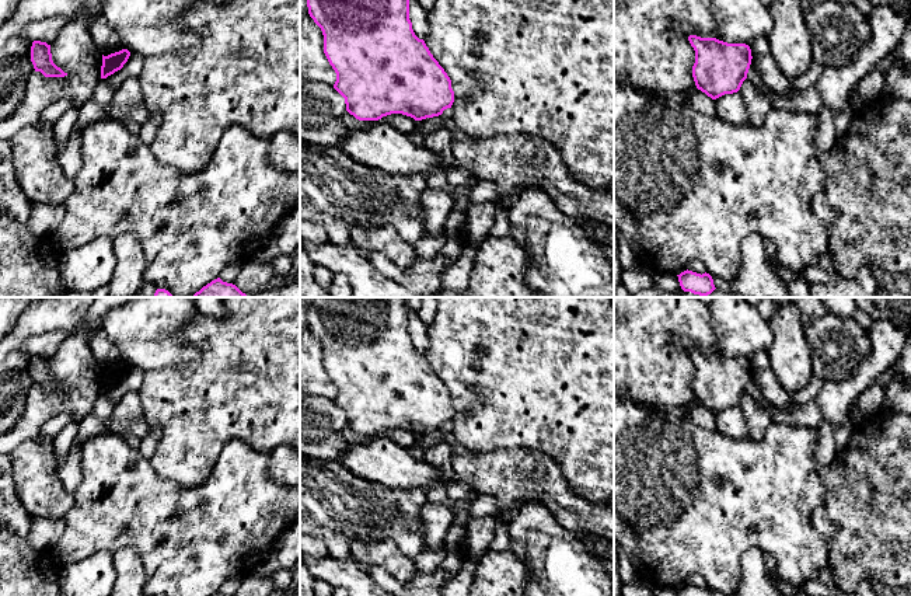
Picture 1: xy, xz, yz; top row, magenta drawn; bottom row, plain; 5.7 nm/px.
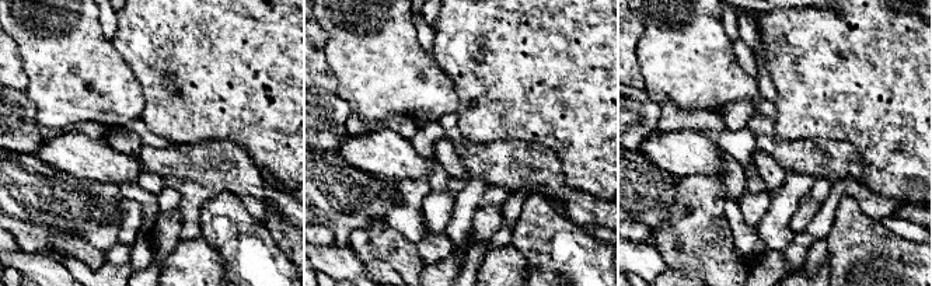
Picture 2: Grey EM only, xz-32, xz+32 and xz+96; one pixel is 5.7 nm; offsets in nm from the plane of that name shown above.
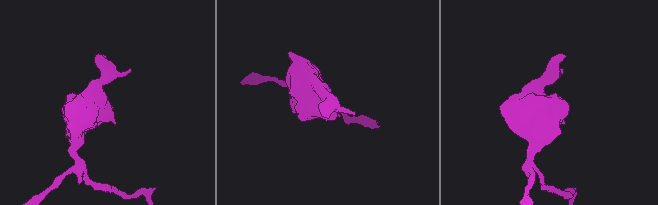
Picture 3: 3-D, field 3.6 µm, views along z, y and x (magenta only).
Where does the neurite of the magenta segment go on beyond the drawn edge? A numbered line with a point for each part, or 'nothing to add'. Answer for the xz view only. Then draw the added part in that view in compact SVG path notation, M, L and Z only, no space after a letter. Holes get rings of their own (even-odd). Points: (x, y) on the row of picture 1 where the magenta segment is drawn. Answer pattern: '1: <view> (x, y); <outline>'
nothing to add

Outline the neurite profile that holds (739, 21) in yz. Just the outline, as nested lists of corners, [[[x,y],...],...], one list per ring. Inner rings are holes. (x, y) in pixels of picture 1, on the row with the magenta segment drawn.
[[[711,0],[711,10],[723,42],[750,46],[755,38],[771,35],[772,15],[760,0]]]

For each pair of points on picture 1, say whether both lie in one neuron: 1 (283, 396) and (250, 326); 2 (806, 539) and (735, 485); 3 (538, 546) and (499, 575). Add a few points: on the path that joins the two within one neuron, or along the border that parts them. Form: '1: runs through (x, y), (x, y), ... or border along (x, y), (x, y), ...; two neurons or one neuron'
1: runs through (283, 379), (283, 359), (266, 342); one neuron
2: runs through (788, 530), (753, 495); one neuron
3: border along (509, 549), (527, 567), (529, 581); two neurons

